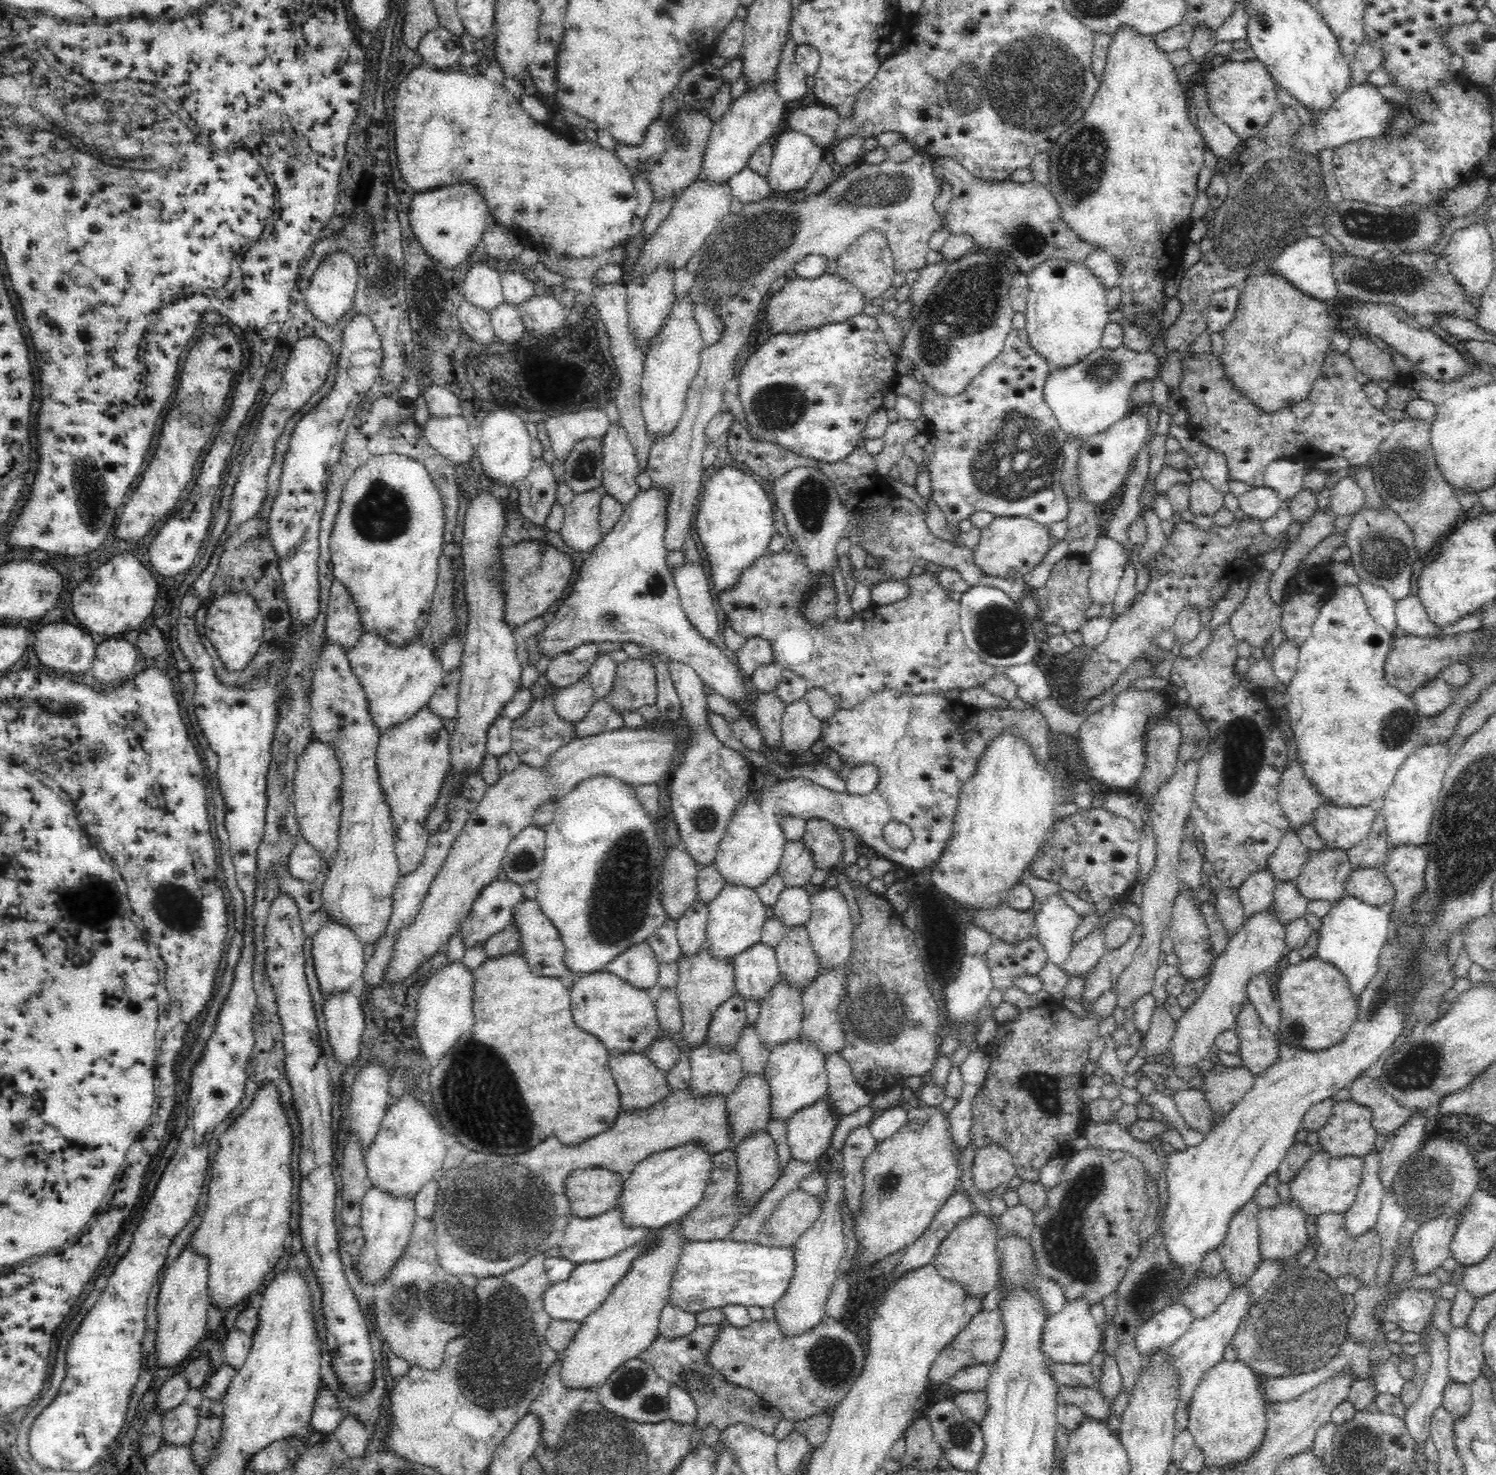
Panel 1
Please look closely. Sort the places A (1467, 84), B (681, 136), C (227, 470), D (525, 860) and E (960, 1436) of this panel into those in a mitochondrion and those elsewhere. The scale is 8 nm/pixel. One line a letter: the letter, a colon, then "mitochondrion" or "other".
A: other
B: mitochondrion
C: other
D: mitochondrion
E: mitochondrion

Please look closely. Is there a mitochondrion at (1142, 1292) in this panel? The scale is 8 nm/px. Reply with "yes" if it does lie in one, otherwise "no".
yes

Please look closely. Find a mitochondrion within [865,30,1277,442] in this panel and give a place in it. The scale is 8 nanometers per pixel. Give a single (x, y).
(1033, 87)

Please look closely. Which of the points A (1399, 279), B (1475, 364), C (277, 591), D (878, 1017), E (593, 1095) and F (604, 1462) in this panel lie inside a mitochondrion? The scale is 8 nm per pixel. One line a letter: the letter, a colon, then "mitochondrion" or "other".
A: mitochondrion
B: other
C: other
D: mitochondrion
E: other
F: mitochondrion

